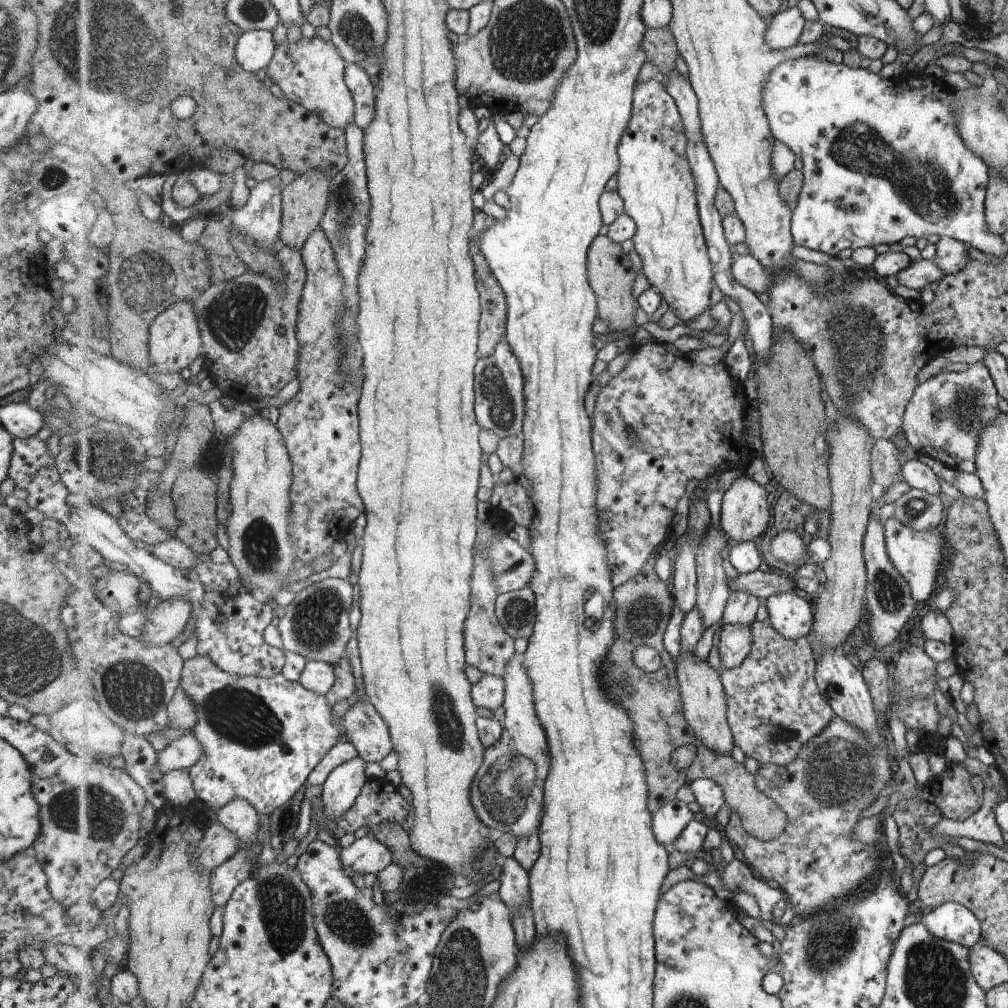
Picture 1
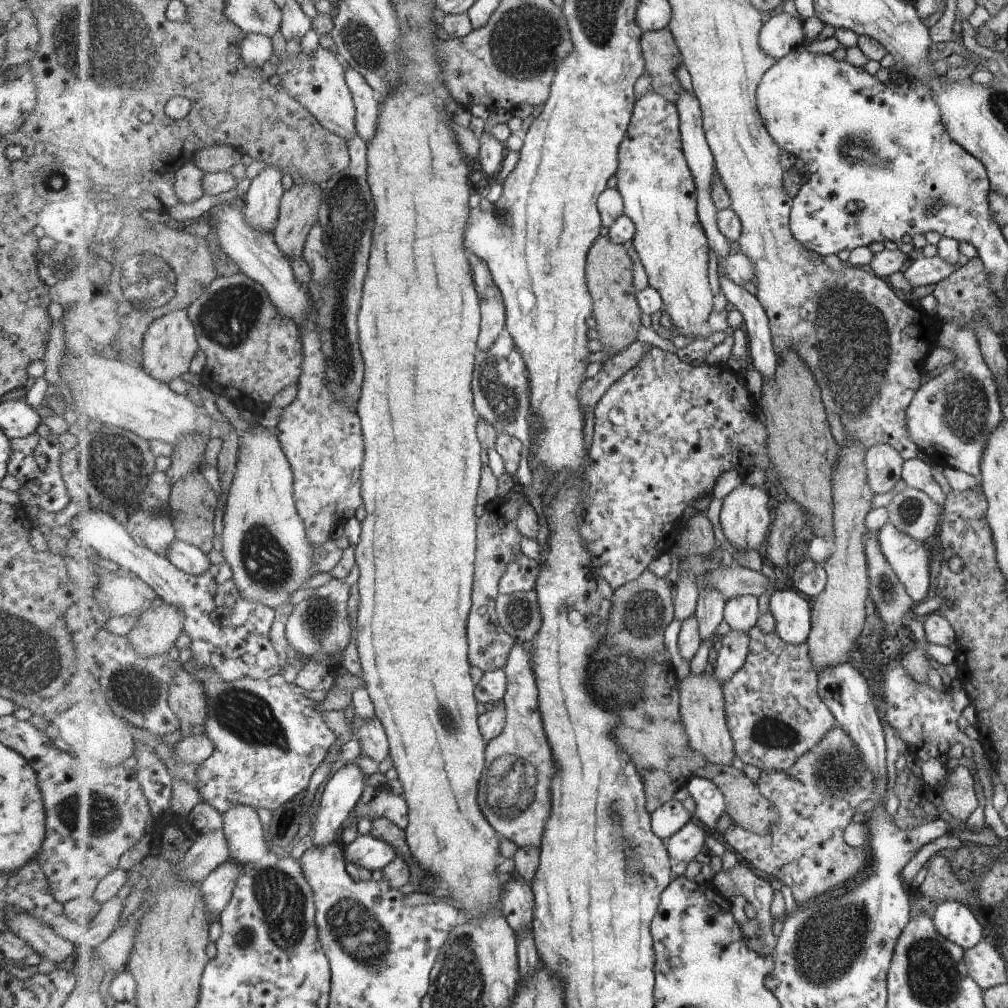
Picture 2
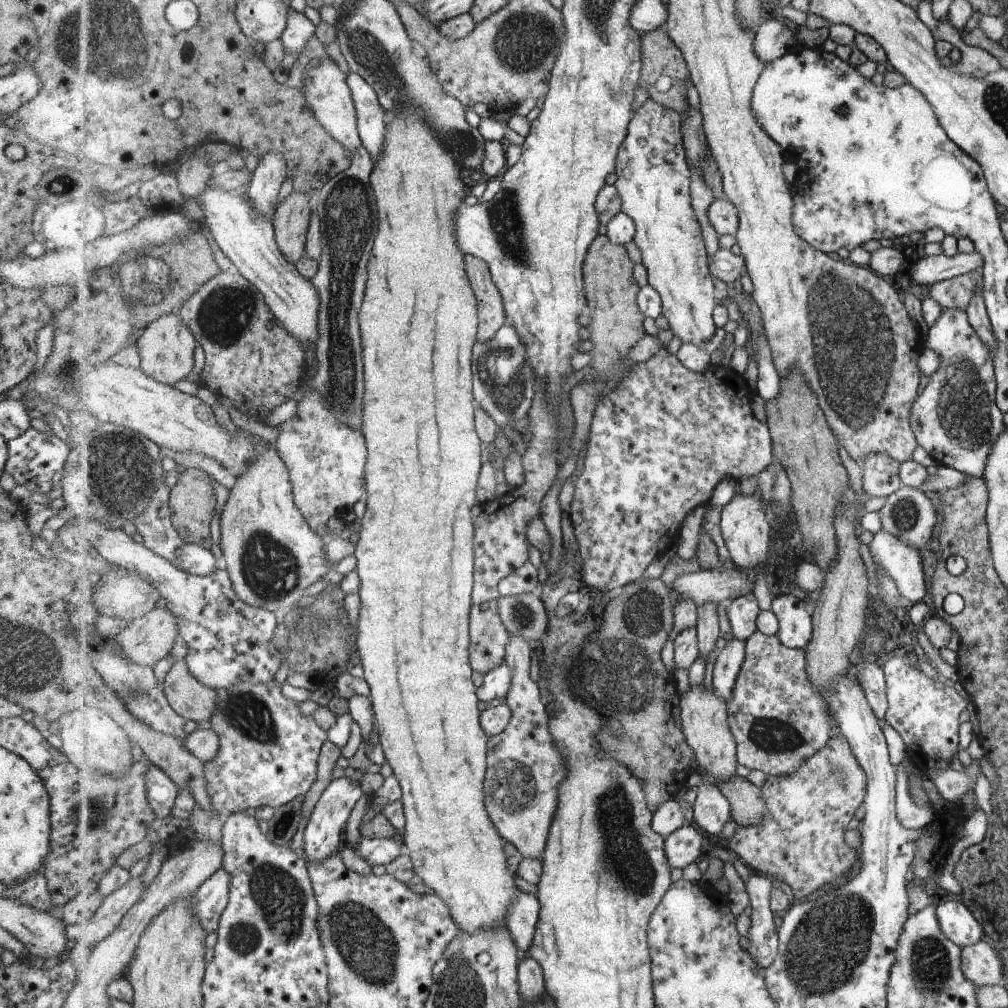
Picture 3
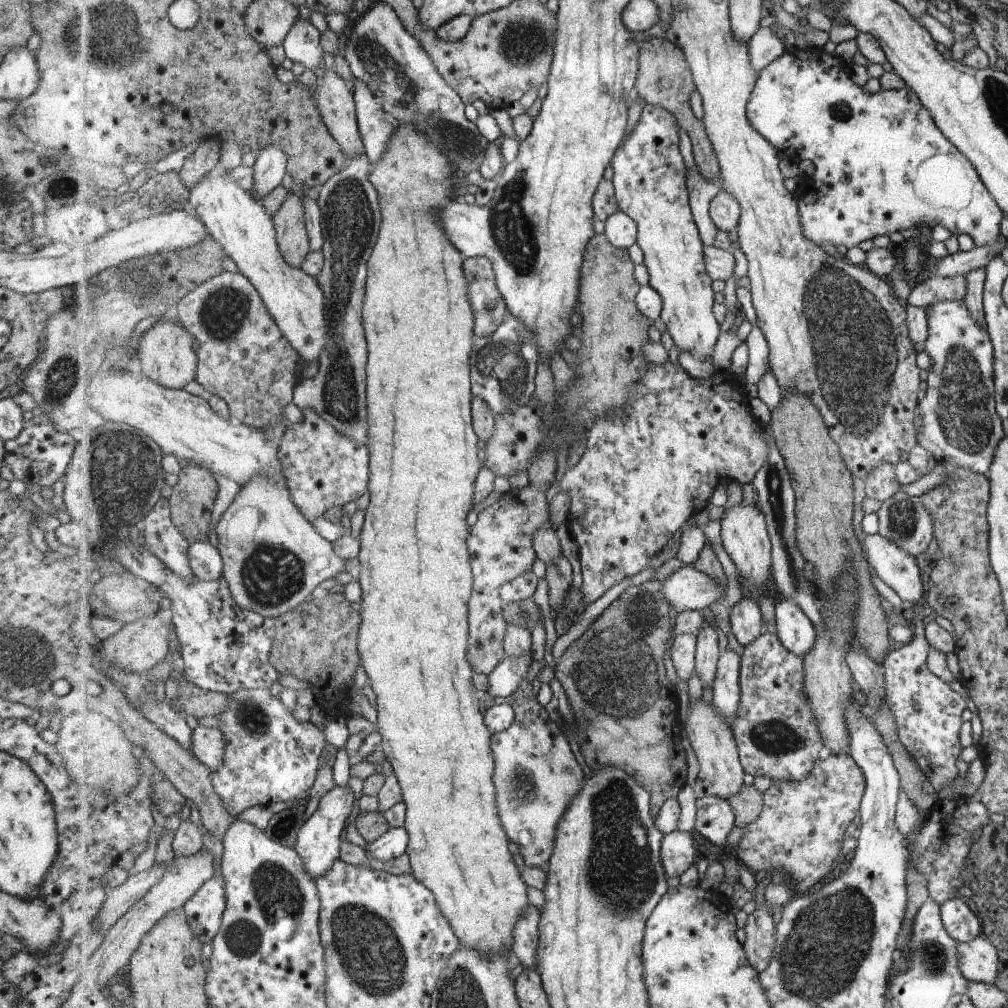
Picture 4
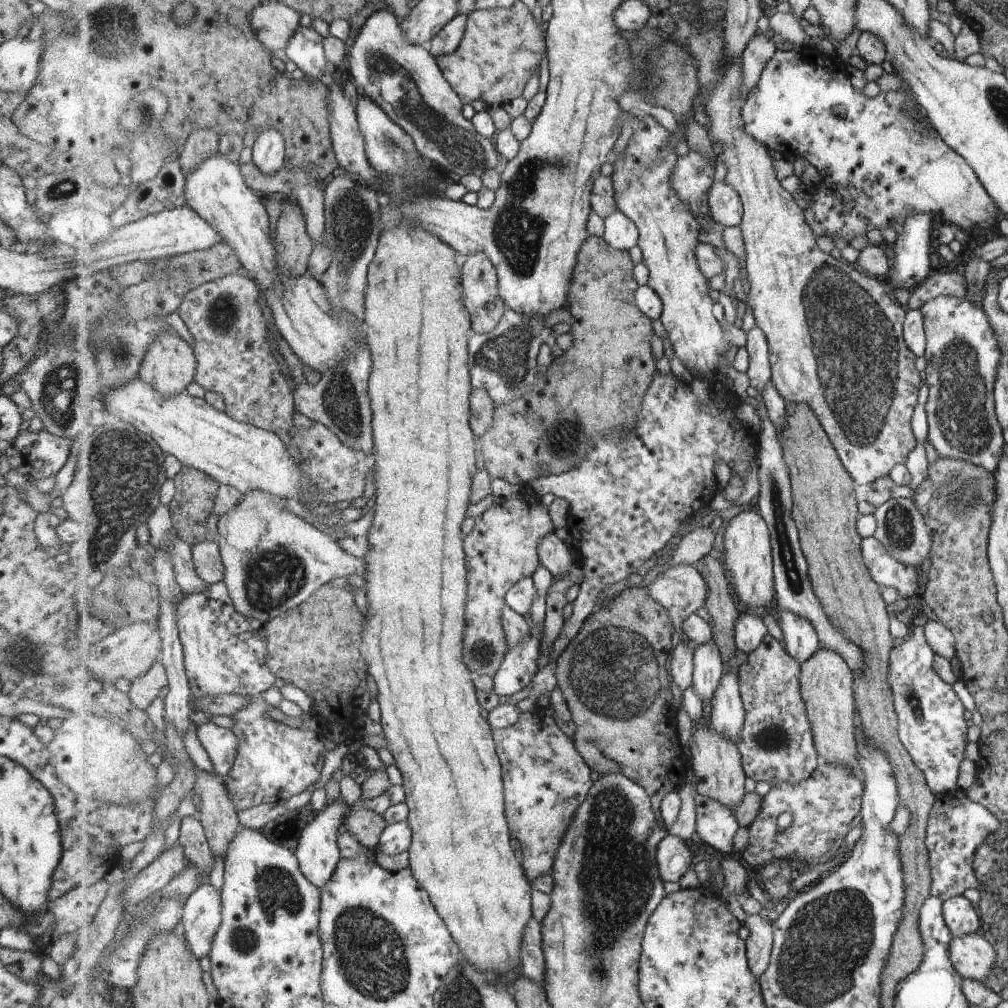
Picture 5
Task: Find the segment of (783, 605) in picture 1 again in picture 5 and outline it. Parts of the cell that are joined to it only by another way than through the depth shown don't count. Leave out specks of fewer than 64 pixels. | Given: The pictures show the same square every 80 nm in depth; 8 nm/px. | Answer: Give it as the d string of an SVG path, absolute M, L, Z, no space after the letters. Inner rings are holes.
M789 609L781 610L778 616L786 651L801 664L806 663L821 648L815 625Z

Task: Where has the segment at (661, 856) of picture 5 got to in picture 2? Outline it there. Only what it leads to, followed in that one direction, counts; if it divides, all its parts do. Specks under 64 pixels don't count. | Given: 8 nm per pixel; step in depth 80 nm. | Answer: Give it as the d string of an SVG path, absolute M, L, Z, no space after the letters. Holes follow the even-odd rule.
M688 819L686 824L667 840L670 856L675 862L695 860L699 852L705 851L705 836L708 836L705 828L697 820Z

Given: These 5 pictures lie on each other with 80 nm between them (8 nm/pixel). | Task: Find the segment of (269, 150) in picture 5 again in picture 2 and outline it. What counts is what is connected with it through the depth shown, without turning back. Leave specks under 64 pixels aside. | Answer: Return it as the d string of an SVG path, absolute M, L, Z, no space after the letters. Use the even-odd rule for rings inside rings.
M267 165L265 170L252 179L242 203L247 224L273 236L279 224L285 192L281 184L282 175L279 169Z

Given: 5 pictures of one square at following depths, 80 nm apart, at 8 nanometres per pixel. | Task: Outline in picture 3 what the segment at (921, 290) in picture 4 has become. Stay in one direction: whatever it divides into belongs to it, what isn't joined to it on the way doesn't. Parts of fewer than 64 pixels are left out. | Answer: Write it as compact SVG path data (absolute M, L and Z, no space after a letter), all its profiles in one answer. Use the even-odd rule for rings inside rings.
M979 267L933 284L930 295L943 311L957 309L965 312L975 292L982 298L982 269Z

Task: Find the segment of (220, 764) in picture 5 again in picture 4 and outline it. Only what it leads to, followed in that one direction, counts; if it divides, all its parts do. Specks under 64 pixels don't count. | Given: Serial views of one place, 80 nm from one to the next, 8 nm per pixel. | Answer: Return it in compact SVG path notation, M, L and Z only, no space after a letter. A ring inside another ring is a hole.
M197 726L192 734L192 752L212 771L216 771L224 761L226 740L219 727Z

